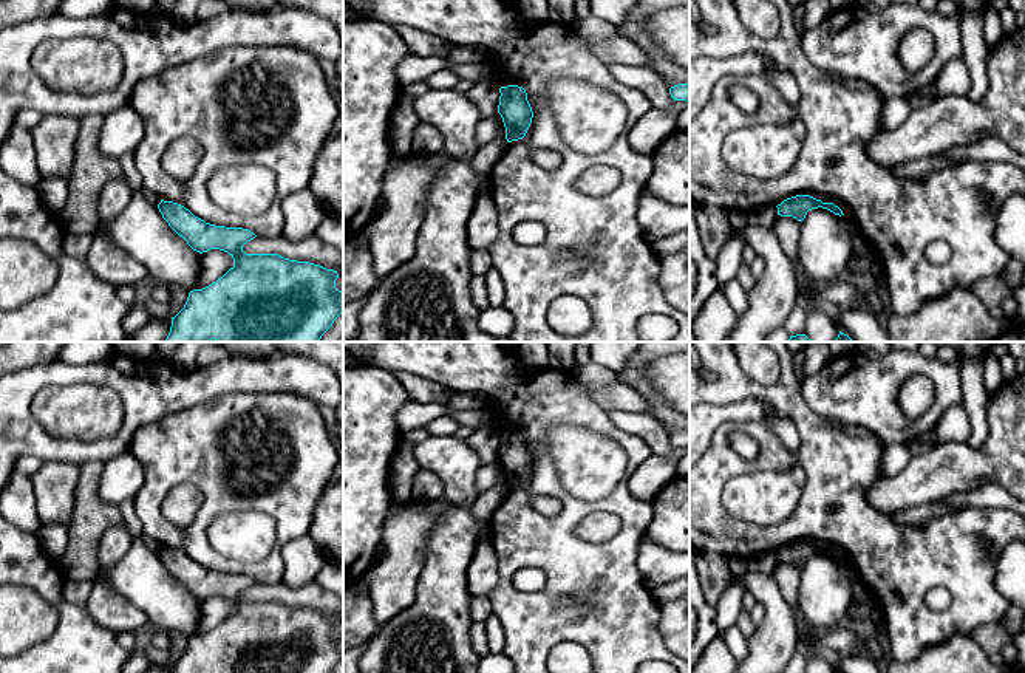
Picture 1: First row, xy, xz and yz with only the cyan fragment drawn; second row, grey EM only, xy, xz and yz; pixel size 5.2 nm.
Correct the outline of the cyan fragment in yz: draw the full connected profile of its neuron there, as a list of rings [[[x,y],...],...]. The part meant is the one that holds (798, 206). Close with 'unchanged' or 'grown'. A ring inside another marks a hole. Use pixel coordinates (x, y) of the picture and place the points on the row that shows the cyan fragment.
[[[796,195],[796,196],[787,198],[776,207],[778,207],[778,215],[793,217],[798,221],[802,221],[809,210],[818,209],[818,207],[827,209],[839,217],[844,215],[843,210],[833,203],[822,203],[821,200],[816,200],[810,195]]]; unchanged

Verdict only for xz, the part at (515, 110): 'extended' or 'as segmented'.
as segmented

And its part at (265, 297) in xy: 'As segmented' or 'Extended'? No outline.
As segmented

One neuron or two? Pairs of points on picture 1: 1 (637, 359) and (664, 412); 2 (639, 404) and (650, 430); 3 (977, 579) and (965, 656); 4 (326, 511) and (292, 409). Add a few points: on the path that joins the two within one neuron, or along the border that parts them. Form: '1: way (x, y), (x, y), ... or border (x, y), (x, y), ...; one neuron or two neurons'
1: way (637, 372), (637, 381), (654, 399); one neuron
2: border (606, 409), (647, 413); two neurons
3: border (970, 635), (953, 635), (933, 645); two neurons
4: border (326, 485), (308, 529); two neurons

